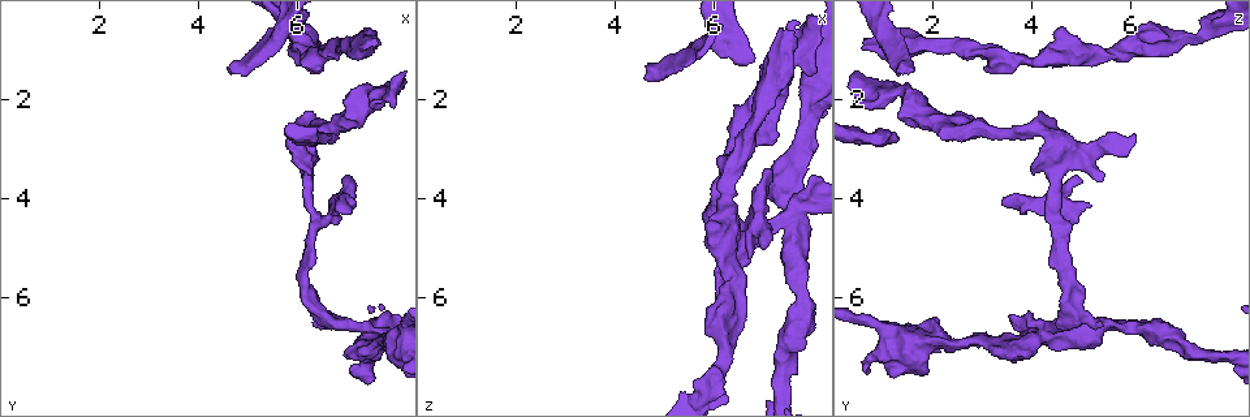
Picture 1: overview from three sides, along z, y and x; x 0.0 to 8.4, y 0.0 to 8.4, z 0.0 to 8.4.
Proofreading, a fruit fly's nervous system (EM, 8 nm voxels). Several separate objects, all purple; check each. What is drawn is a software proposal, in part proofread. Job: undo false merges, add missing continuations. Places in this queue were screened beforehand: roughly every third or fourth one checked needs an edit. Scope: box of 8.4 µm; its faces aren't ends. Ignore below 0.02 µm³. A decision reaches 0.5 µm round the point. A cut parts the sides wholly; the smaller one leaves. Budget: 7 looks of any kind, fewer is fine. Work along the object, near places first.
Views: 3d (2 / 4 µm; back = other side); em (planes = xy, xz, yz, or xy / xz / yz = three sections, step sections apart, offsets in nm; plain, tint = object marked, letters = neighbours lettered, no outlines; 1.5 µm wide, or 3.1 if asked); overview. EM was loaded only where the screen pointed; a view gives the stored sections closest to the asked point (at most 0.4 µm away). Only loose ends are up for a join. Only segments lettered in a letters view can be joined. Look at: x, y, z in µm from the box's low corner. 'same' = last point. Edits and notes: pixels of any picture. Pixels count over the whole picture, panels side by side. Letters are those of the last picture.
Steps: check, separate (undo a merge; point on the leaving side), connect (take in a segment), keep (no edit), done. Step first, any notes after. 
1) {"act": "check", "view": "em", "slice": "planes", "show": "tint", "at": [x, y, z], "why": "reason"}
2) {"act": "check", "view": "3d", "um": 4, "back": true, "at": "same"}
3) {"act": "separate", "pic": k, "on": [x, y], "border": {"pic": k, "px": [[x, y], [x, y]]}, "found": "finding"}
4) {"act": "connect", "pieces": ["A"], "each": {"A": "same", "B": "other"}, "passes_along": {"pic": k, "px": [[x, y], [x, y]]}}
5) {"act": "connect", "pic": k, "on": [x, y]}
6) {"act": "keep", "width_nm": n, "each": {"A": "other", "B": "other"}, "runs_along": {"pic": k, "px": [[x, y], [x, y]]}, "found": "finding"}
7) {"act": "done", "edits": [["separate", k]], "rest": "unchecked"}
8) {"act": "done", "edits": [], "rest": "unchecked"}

{"act": "check", "view": "em", "slice": "xz", "step": 8, "show": "tint", "at": [7.35, 0.95, 0.60], "why": "free end"}

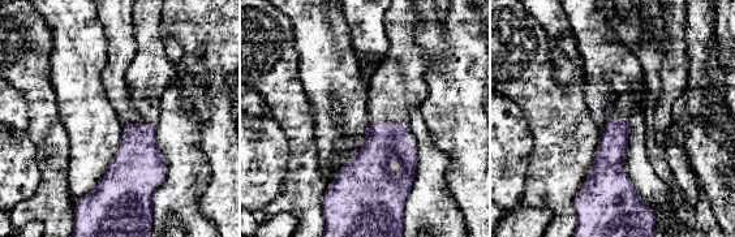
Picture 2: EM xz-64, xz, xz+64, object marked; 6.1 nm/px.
{"act": "check", "view": "em", "slice": "planes", "show": "letters", "at": "same", "why": "another direction"}

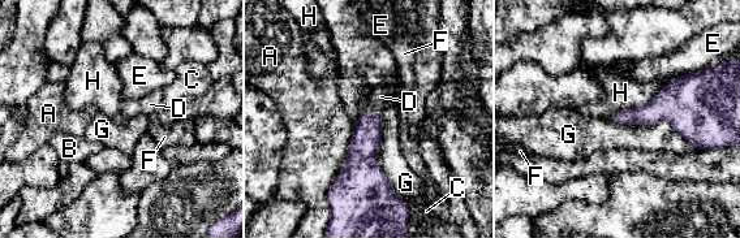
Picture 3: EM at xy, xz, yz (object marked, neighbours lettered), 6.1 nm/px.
{"act": "connect", "pieces": ["D"], "each": {"A": "other", "B": "other", "C": "other", "D": "same", "E": "other", "F": "other", "G": "other", "H": "other"}, "passes_along": {"pic": 3, "px": [[365, 142], [373, 113], [381, 96]]}, "found": "it goes on there"}

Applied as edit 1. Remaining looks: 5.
{"act": "check", "view": "3d", "um": 2, "at": [4.65, 1.40, 1.55], "why": "branch stops here"}

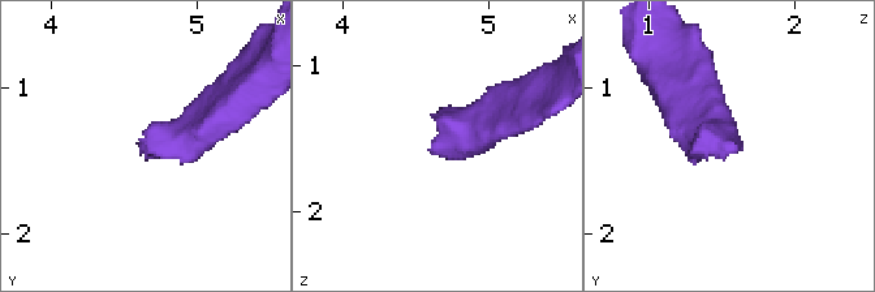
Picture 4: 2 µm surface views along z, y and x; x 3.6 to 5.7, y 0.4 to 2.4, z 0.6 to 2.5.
{"act": "check", "view": "em", "slice": "planes", "show": "letters", "at": [4.64, 1.42, 1.60], "why": "now the EM"}

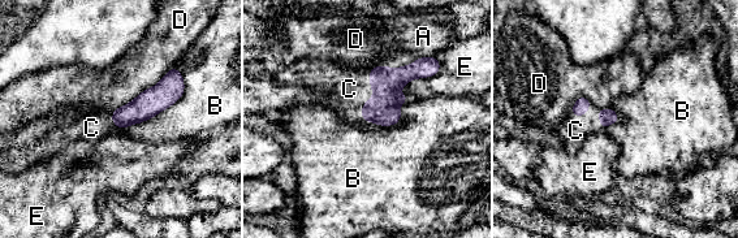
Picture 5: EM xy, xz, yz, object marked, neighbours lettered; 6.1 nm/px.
{"act": "connect", "pieces": ["C"], "longest_contact_nm": ["B", 550], "each": {"A": "other", "B": "other", "C": "same", "D": "other", "E": "other"}, "found": "the neuron continues"}

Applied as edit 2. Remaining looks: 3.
{"act": "check", "view": "overview", "why": "see it whole again"}

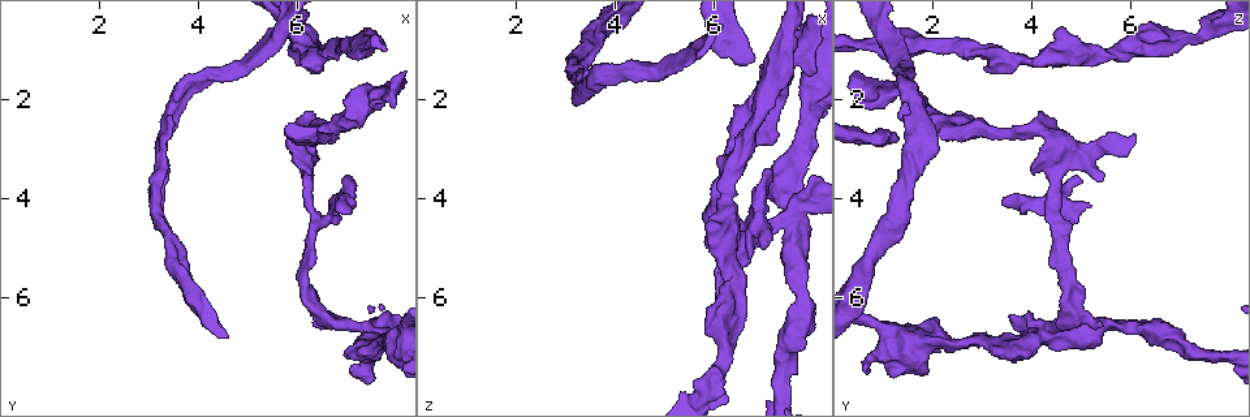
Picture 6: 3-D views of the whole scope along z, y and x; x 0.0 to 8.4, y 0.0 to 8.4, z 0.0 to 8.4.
{"act": "check", "view": "3d", "um": 4, "at": [6.05, 3.55, 5.35], "why": "an open end"}

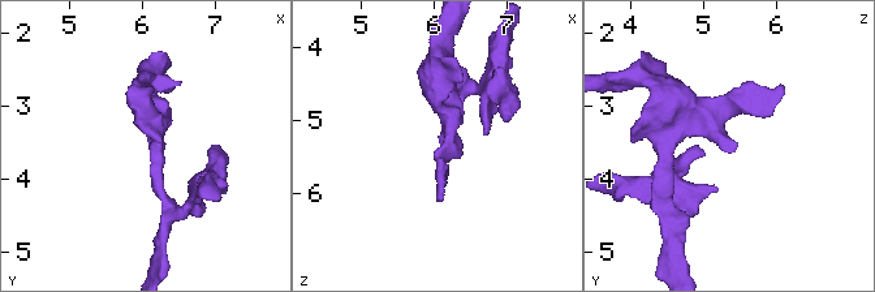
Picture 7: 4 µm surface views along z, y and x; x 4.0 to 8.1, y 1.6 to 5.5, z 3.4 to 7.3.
{"act": "check", "view": "em", "slice": "planes", "show": "letters", "at": "same", "why": "now the EM"}

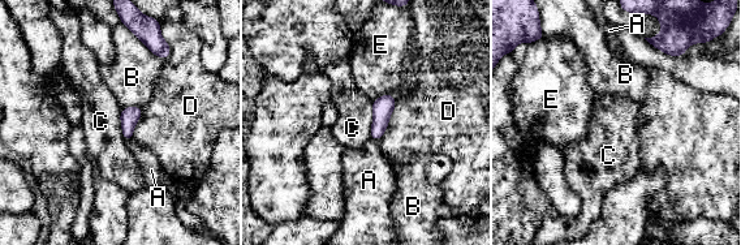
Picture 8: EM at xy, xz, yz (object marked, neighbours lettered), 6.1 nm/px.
{"act": "keep", "each": {"A": "other", "B": "other", "C": "other", "D": "other", "E": "other"}, "found": "no lettered segment goes on from it"}

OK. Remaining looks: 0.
{"act": "done", "edits": [["connect", 3], ["connect", 5]], "rest": "unchecked"}

